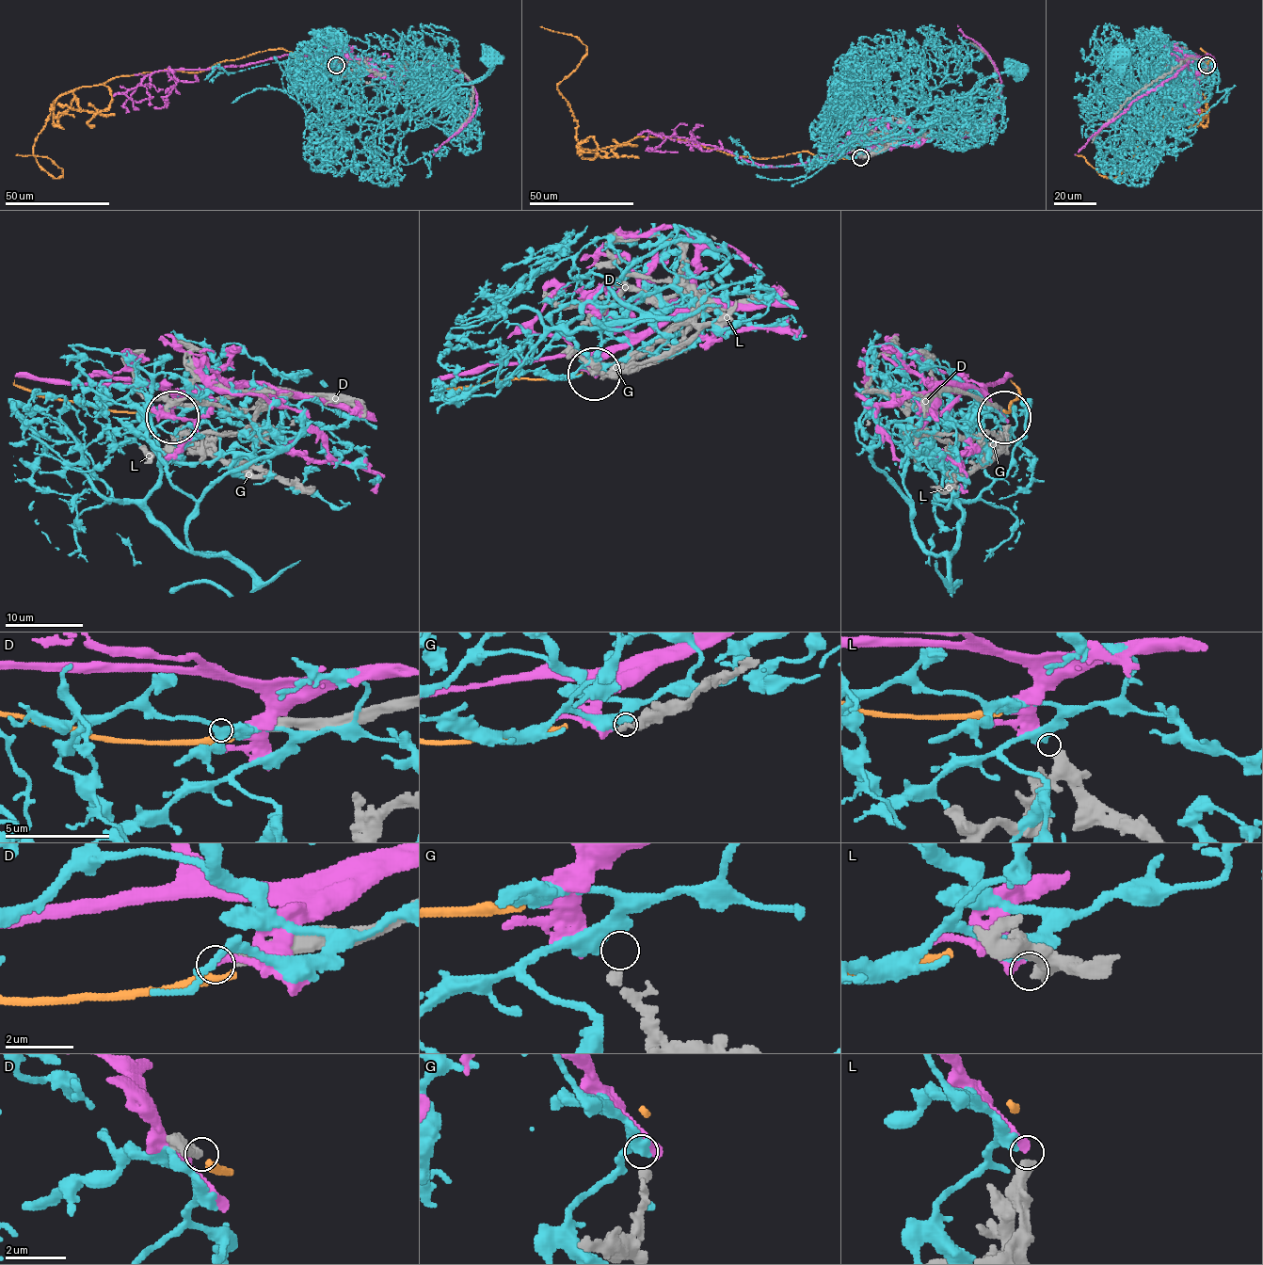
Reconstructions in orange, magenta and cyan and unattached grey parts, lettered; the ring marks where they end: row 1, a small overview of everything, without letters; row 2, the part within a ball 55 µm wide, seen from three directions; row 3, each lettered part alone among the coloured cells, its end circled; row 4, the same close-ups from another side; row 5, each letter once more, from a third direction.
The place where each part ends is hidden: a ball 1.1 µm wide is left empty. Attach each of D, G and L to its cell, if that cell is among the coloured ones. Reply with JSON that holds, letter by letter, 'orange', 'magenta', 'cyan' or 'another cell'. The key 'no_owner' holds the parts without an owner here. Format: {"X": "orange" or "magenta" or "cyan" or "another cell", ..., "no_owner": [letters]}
{"D": "another cell", "G": "another cell", "L": "magenta", "no_owner": ["D", "G"]}

